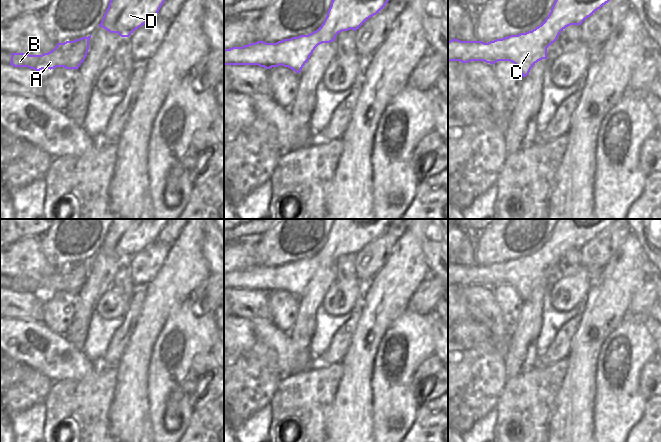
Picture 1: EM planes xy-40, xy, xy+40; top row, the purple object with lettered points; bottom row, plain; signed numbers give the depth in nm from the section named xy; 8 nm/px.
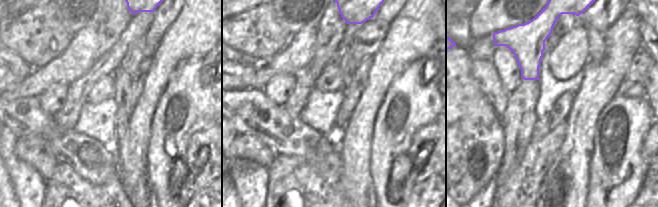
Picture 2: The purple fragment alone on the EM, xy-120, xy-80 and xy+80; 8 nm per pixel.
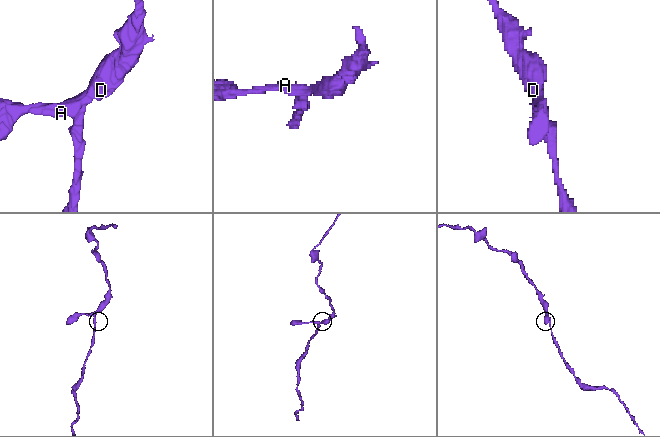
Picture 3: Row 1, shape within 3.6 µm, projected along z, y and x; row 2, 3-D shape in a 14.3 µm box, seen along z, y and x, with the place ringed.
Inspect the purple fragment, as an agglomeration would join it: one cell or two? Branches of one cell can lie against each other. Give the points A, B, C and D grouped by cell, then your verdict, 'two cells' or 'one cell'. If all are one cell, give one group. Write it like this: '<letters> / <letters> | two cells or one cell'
A B C D | one cell

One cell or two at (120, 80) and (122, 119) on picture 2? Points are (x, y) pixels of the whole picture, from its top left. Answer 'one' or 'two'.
one

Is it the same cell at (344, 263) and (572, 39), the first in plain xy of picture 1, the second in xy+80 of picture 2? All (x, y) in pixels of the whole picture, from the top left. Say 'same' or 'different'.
different

